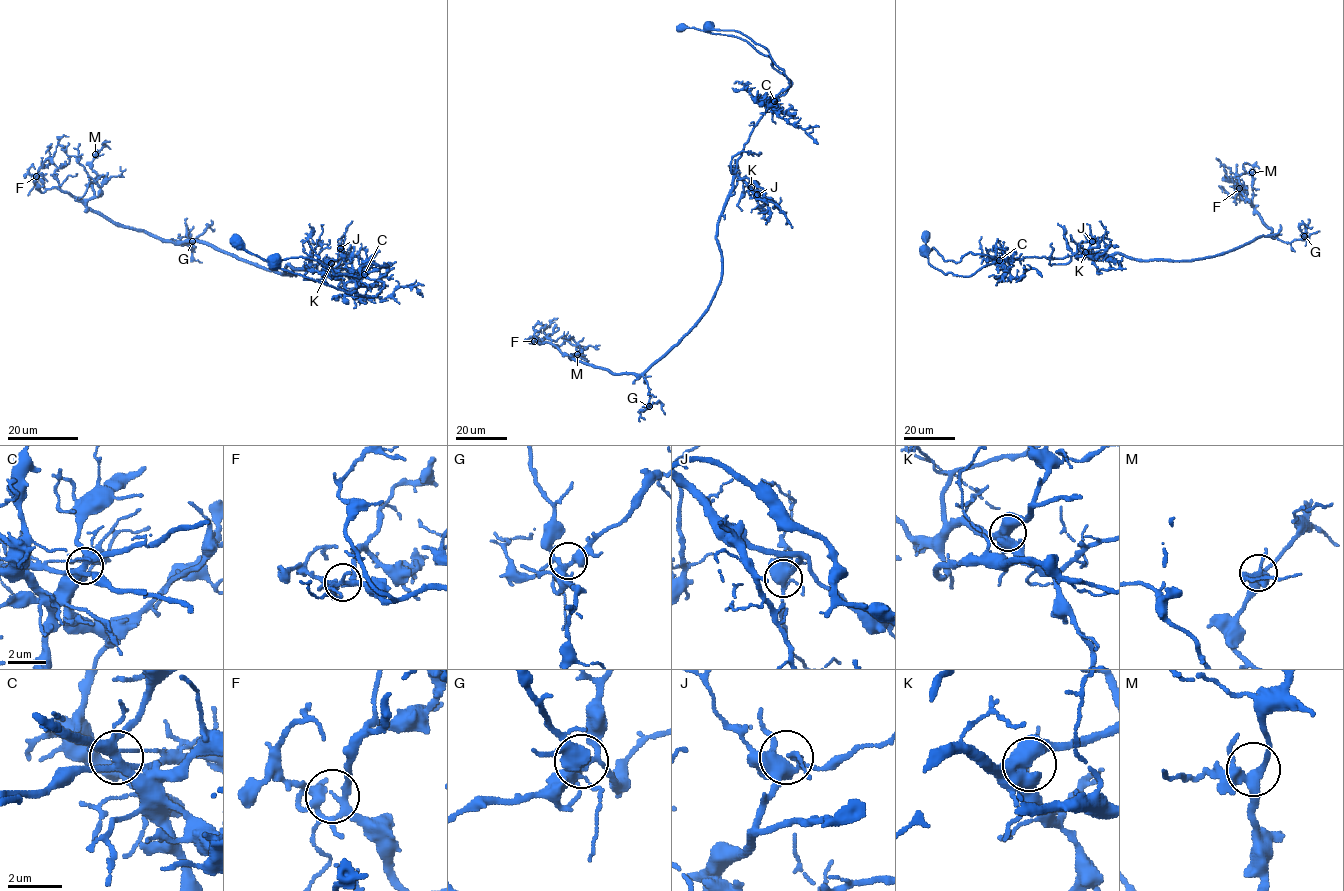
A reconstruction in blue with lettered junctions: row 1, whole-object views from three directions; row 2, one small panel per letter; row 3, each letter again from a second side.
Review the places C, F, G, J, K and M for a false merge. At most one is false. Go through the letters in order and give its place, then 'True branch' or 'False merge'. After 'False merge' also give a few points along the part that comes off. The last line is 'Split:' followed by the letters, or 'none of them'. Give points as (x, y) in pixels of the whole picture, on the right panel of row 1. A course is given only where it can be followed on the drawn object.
C: Place: (999, 260). False merge. Course of the part to remove: (999, 260), (971, 252), (959, 262), (945, 260), (934, 248), (928, 250), (925, 234)
F: Place: (1239, 188). True branch
G: Place: (1304, 236). True branch
J: Place: (1092, 241). True branch
K: Place: (1085, 252). True branch
M: Place: (1252, 172). True branch
Split: C

